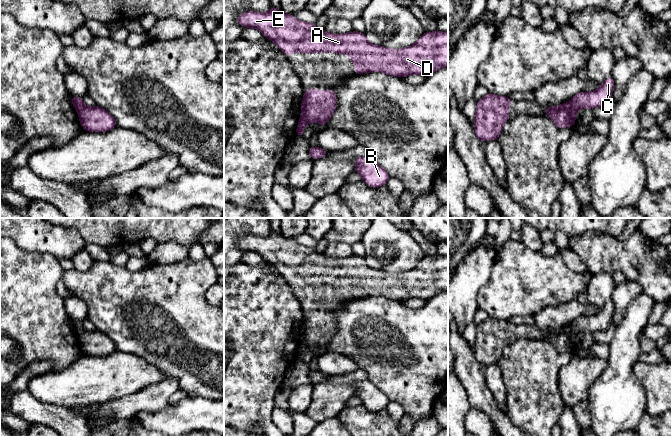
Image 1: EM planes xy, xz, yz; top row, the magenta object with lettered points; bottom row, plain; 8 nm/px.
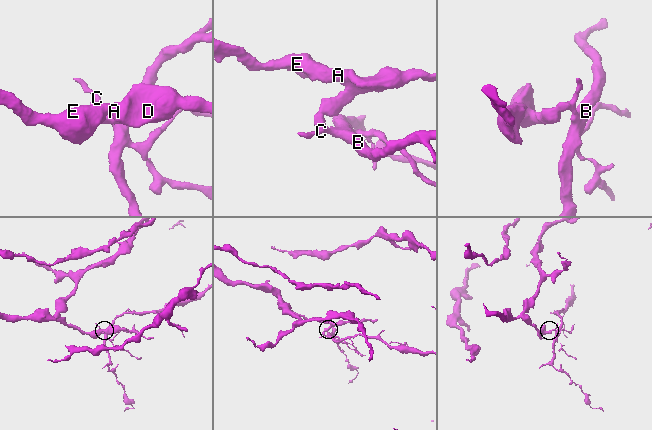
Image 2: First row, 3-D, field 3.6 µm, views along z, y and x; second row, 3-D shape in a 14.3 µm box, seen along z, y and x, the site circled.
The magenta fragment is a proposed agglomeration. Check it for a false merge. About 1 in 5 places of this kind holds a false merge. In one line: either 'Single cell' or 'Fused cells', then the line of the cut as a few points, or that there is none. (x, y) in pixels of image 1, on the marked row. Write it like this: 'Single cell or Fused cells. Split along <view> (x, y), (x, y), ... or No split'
Fused cells. Split along yz (569, 103), (575, 111)

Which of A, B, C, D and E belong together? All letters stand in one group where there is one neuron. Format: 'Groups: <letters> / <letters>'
Groups: A D E / B C

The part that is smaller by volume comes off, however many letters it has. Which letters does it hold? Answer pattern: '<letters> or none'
B, C

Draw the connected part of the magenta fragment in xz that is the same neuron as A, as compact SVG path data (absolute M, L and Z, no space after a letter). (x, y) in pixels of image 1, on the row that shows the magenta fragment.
M273 7L267 13L259 13L255 11L247 11L237 17L237 23L246 28L255 28L262 34L273 41L279 49L287 56L299 51L301 53L346 53L355 64L354 73L361 74L367 72L383 72L391 76L406 77L408 75L417 74L427 76L434 73L438 69L448 66L448 32L424 32L424 34L413 45L402 49L388 49L380 45L373 45L366 39L364 33L352 31L344 34L331 34L324 29L317 29L315 24L306 23L295 18L293 15L286 14L282 10Z

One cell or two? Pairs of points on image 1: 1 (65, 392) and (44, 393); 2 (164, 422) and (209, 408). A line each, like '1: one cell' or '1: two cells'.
1: one cell
2: one cell

